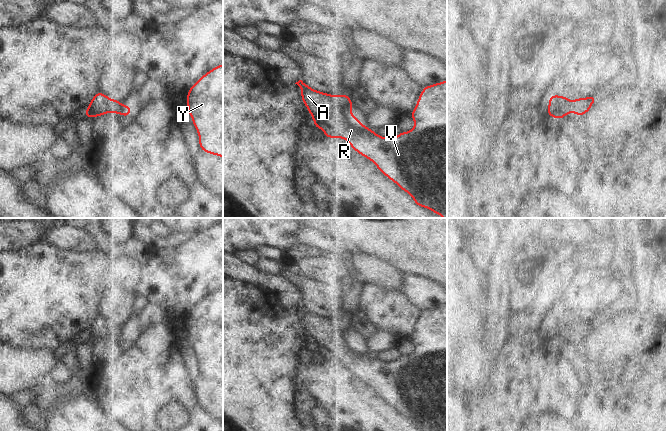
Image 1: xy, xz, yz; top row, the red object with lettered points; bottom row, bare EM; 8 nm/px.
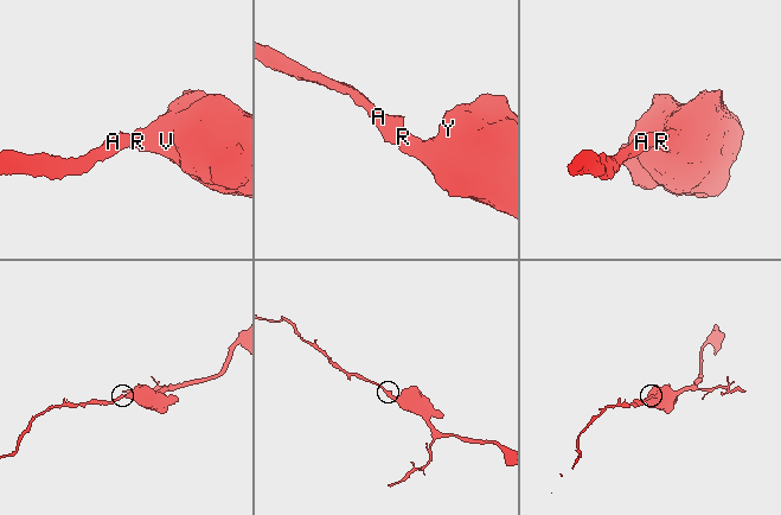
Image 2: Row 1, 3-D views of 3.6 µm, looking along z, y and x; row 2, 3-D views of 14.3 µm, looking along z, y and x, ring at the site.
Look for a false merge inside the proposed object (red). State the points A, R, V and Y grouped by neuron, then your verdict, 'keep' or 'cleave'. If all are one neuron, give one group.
A R V Y; keep

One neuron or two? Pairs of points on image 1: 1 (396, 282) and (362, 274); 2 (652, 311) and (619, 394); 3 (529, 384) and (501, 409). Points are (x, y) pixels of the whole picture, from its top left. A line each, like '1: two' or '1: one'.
1: one
2: two
3: one

